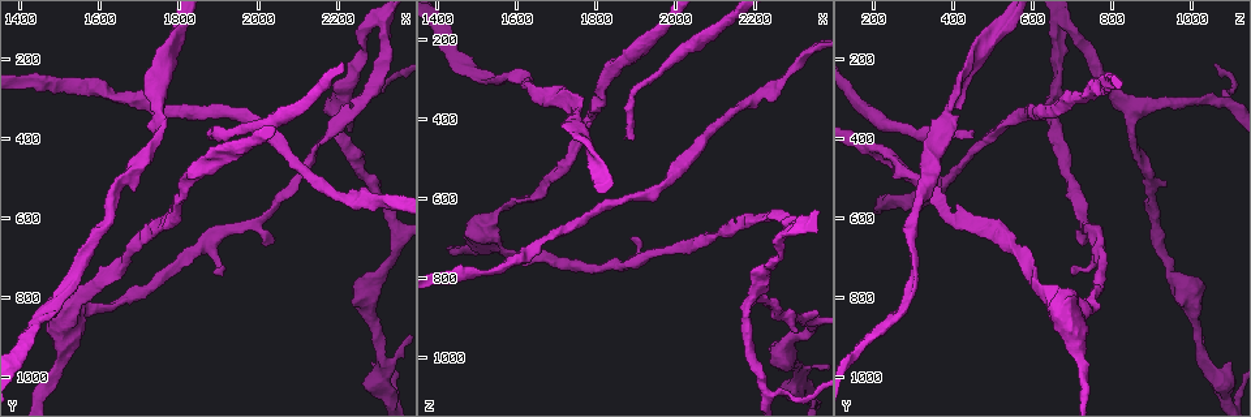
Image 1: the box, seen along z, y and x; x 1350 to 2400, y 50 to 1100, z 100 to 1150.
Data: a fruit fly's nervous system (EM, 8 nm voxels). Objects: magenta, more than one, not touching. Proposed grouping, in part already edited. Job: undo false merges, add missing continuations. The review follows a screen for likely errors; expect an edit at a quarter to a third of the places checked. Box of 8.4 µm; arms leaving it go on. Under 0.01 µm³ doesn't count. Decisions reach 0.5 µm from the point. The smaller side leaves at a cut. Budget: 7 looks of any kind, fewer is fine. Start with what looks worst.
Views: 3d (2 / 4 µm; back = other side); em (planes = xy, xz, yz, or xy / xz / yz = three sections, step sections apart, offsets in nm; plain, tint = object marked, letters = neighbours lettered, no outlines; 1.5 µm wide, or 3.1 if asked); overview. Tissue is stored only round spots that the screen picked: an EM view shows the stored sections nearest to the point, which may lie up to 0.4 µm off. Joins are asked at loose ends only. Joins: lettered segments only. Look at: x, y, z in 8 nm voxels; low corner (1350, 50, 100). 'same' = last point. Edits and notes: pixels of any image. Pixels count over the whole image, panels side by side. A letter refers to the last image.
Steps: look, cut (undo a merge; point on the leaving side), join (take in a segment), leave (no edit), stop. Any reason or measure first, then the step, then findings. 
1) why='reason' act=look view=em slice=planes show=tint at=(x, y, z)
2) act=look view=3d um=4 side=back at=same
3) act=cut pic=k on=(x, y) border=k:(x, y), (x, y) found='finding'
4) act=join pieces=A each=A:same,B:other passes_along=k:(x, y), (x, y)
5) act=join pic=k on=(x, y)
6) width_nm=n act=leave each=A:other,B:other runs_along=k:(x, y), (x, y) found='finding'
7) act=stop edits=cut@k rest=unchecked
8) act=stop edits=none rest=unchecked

why='an open end' act=look view=em slice=xz step=4 show=letters at=(1890, 385, 455)

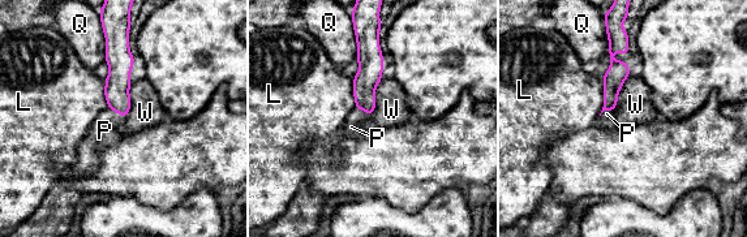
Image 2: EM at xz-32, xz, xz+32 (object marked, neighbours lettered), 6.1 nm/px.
act=join pieces=P each=L:other,P:same,Q:other,W:other found='the neuron continues'

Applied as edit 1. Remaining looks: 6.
why='free end' act=look view=3d um=4 side=back at=(1885, 740, 700)

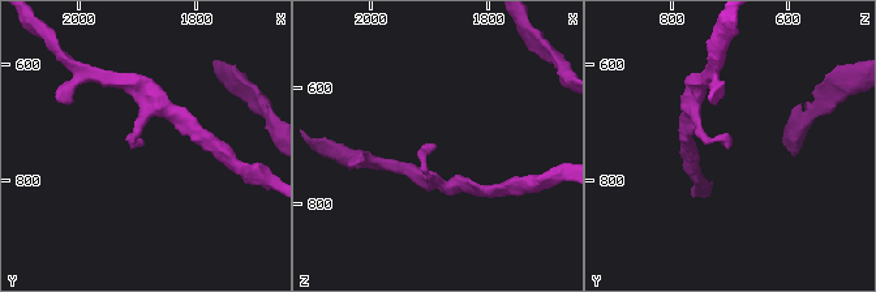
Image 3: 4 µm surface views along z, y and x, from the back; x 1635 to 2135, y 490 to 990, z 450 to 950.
act=look view=em slice=yz step=4 show=tint at=(1890, 735, 705)

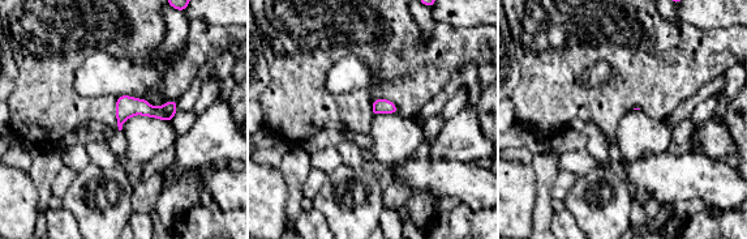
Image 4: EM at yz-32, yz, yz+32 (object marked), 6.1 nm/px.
act=look view=em slice=planes show=letters at=same

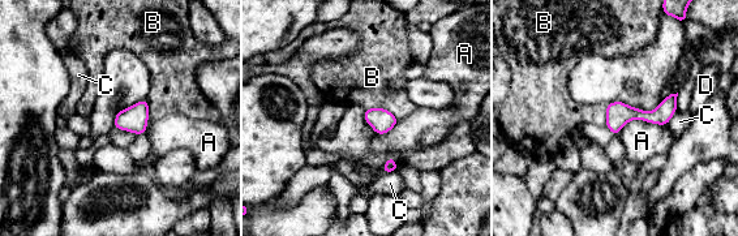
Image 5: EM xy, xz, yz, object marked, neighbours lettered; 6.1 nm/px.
act=leave each=A:other,B:other,C:other,D:other runs_along=5:(673, 97), (657, 115), (609, 123) found='none of them fits'

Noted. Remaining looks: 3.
why='calibre changes' act=look view=3d um=2 at=(1560, 795, 630)

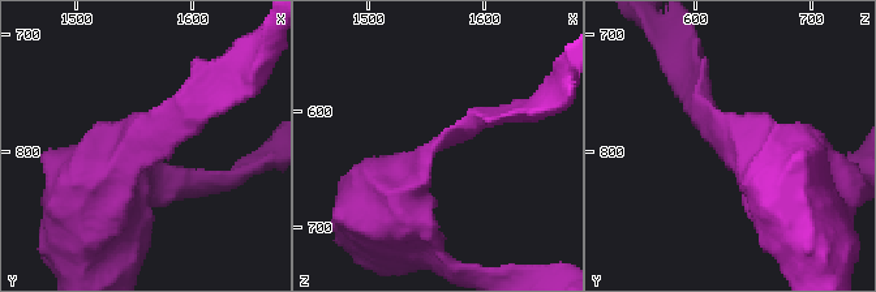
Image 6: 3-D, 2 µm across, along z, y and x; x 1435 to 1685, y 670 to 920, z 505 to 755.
why='need the tissue' act=look view=em slice=xy step=8 show=tint at=(1566, 794, 626)

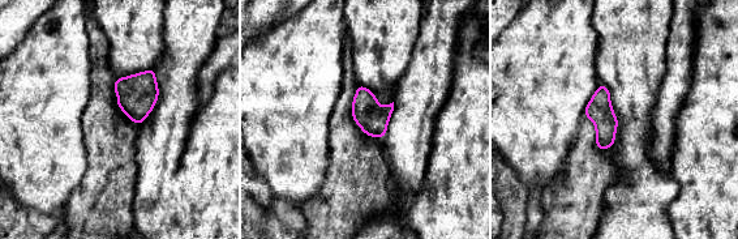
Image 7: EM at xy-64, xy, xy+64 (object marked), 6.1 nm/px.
why='cut it another way' act=look view=em slice=planes show=letters at=same

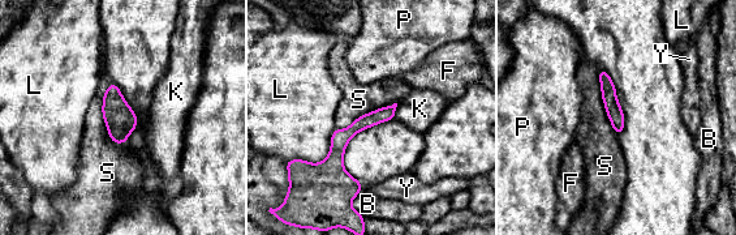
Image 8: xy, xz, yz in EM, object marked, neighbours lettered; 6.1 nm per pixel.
width_nm=90 act=leave each=B:other,F:other,K:other,L:other,P:other,S:other,Y:other runs_along=8:(392, 109), (338, 144), (344, 192) found='all the same neuron'

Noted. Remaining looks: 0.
act=stop edits=join@2 rest=unchecked

